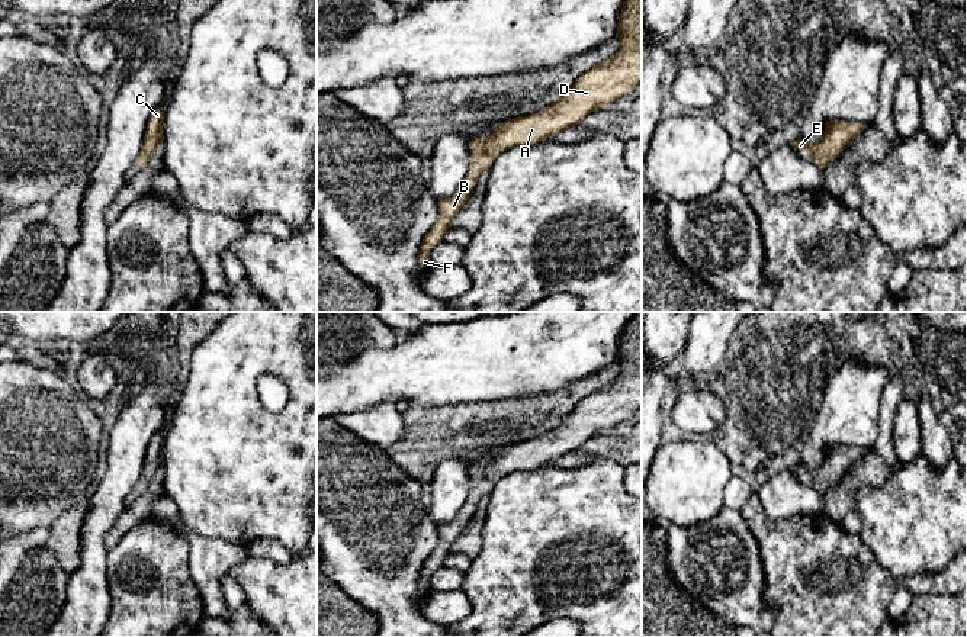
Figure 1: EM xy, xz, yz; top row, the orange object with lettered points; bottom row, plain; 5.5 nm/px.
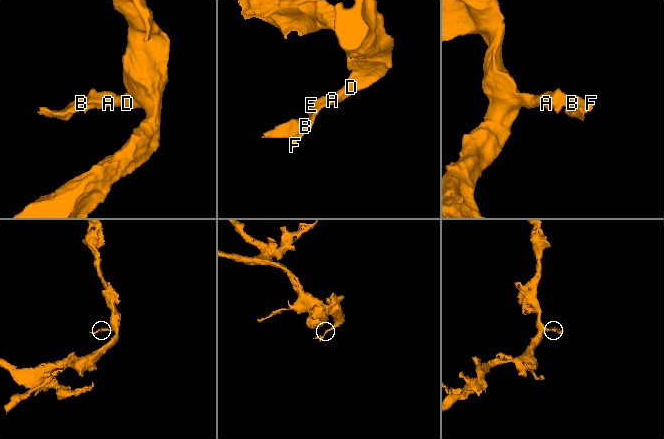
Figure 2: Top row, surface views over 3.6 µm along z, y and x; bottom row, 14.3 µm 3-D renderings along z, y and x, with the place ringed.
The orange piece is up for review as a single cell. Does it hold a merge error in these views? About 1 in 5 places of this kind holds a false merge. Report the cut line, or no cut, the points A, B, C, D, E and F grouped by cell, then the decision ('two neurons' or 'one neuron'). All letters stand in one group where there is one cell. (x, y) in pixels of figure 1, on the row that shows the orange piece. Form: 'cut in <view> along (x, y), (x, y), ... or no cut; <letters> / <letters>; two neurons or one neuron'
no cut; A B C D E F; one neuron

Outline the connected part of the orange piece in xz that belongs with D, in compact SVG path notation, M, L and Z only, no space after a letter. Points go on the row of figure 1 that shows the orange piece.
M626 0L617 23L619 51L584 73L562 97L537 113L501 123L488 138L469 141L470 165L457 192L438 199L438 218L420 250L420 266L430 266L430 251L441 242L452 221L468 202L478 177L507 149L534 145L581 123L594 110L624 97L642 84L642 0Z

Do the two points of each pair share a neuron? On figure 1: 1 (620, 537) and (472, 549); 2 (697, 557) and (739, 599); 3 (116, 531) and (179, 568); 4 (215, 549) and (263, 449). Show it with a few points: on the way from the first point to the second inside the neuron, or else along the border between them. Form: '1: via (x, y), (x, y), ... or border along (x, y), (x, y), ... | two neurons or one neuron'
1: border along (487, 515), (482, 524), (482, 547), (472, 559) | two neurons
2: via (707, 568), (729, 589) | one neuron
3: border along (150, 515), (132, 525), (109, 549) | two neurons
4: border along (188, 528), (202, 536), (218, 537), (244, 547) | two neurons

